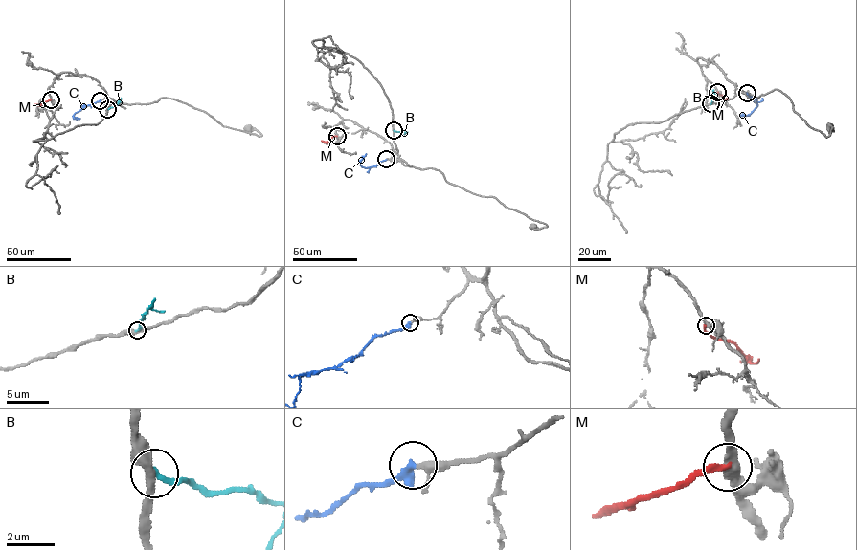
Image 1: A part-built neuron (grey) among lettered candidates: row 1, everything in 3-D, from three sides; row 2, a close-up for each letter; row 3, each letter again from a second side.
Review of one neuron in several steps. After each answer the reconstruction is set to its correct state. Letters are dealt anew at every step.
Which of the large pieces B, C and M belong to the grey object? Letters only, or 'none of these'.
C

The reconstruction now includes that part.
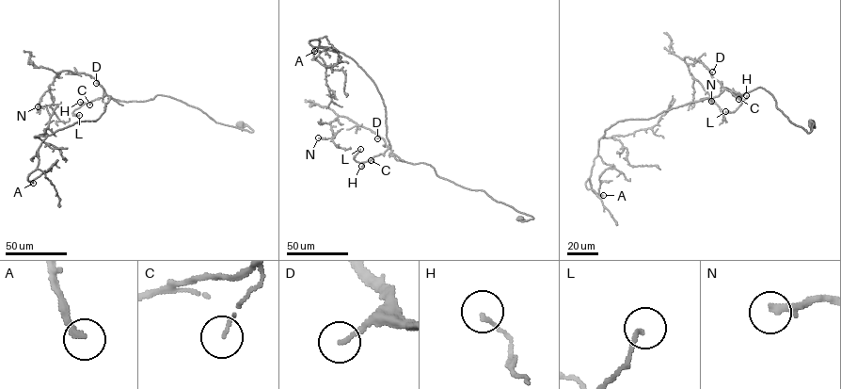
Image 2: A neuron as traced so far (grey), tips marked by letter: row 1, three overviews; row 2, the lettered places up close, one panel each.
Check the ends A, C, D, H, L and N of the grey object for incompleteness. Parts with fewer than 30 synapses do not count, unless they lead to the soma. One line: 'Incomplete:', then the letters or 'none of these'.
Incomplete: A, D, N

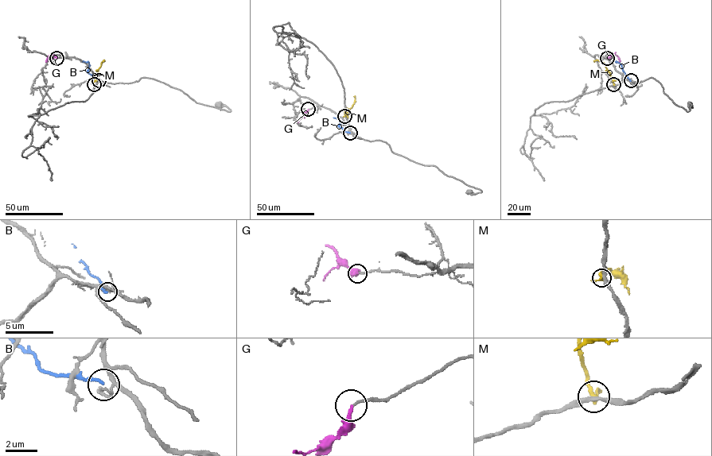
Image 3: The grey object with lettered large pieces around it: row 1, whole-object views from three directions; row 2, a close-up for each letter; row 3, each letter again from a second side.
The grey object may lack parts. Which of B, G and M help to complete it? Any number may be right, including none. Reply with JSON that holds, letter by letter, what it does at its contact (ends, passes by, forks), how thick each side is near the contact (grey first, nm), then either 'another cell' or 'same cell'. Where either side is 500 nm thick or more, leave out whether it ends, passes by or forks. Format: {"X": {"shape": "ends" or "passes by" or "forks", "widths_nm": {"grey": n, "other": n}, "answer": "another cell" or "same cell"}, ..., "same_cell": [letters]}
{"B": {"shape": "ends", "widths_nm": {"grey": 100, "other": 200}, "answer": "another cell"}, "G": {"shape": "ends", "widths_nm": {"grey": 140, "other": 220}, "answer": "same cell"}, "M": {"shape": "passes by", "widths_nm": {"grey": 240, "other": 200}, "answer": "another cell"}, "same_cell": ["G"]}

